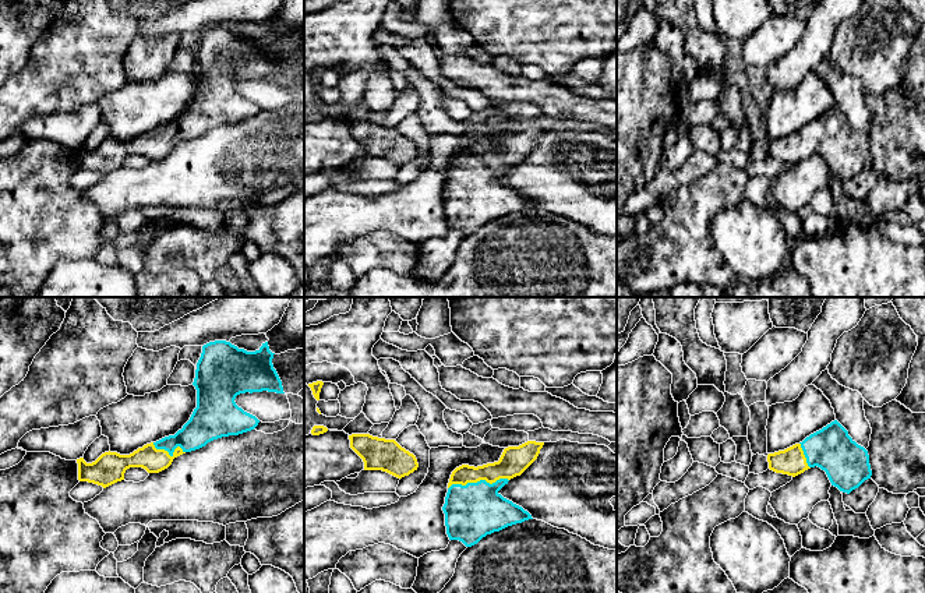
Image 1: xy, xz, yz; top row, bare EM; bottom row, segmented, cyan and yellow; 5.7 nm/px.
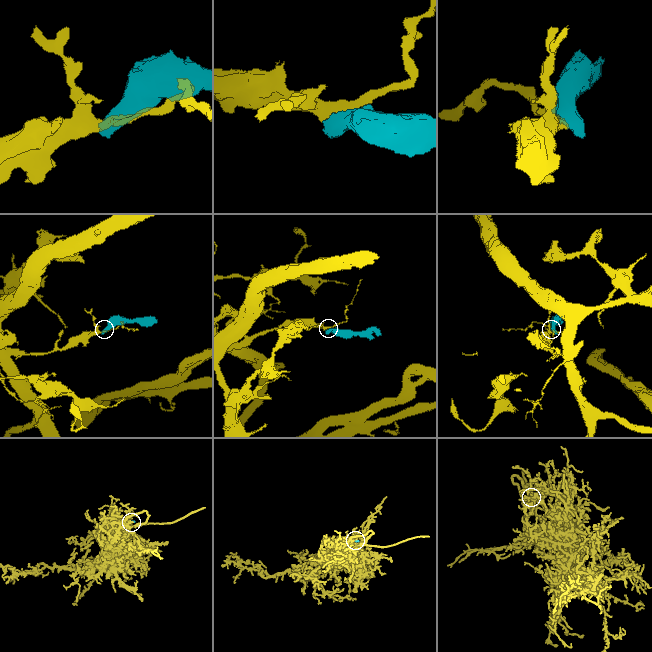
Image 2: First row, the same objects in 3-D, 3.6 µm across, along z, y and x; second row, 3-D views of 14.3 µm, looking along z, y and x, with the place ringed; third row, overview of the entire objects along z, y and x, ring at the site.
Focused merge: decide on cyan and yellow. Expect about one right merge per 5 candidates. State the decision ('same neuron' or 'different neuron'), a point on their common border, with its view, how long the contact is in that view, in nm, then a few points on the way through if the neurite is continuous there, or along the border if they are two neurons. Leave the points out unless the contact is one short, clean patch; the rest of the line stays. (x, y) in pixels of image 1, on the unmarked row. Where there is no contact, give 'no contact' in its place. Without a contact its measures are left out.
same neuron | xz (477, 169) | 360 nm

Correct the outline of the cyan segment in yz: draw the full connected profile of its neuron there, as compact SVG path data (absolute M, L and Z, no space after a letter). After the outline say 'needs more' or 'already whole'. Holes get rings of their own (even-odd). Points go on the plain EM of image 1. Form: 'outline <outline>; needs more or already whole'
outline M837 107L799 131L769 141L767 149L770 158L792 165L818 153L832 173L847 181L872 163L868 138Z; needs more

